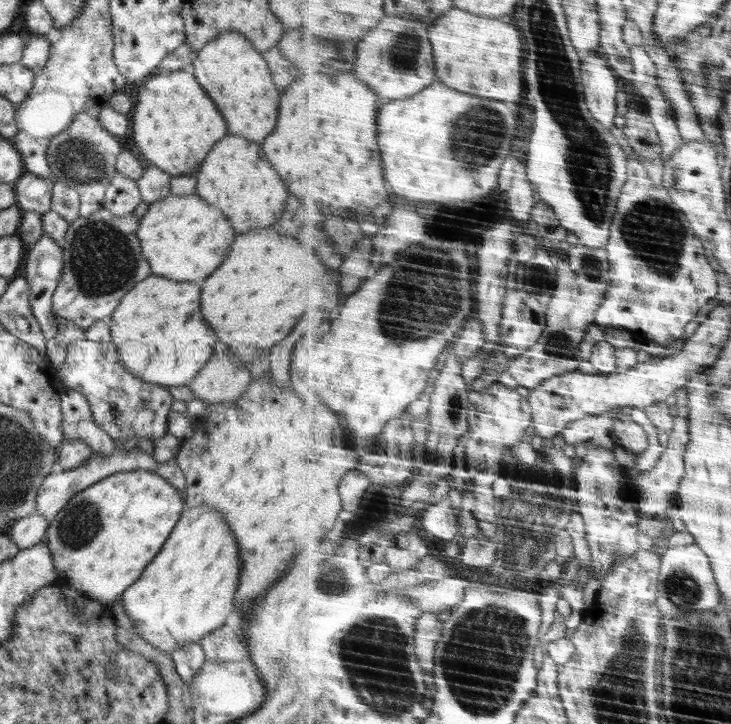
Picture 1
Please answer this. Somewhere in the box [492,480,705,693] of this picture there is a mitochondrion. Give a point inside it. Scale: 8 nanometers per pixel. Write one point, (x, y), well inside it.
(682, 590)

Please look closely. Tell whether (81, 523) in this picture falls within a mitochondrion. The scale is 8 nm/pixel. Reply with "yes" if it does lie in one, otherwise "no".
yes

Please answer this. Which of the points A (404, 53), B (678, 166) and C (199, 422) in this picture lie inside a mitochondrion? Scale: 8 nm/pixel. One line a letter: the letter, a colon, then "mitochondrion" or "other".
A: mitochondrion
B: mitochondrion
C: other

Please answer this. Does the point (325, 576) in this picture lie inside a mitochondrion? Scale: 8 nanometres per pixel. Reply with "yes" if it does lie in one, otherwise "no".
yes

